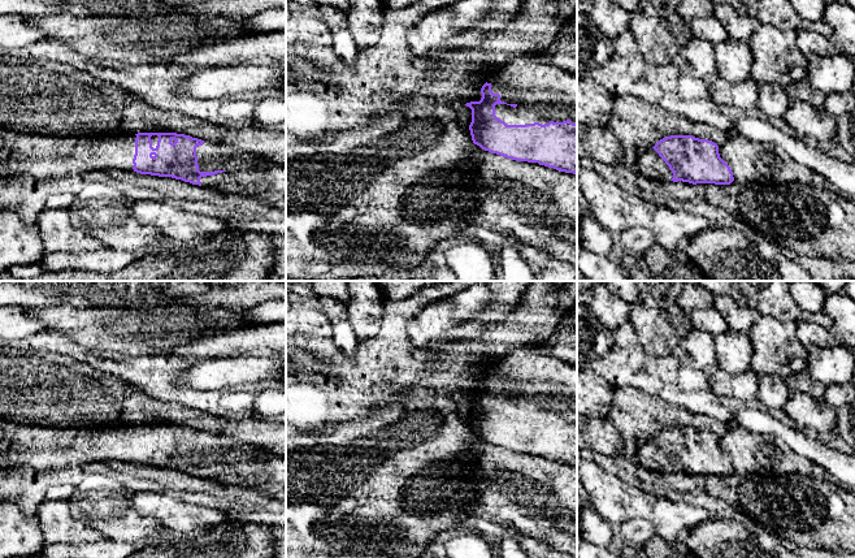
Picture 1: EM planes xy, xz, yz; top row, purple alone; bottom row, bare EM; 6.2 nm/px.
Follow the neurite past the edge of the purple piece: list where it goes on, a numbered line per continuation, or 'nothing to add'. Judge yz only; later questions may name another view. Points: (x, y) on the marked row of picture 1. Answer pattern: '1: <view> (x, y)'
1: yz (650, 164)

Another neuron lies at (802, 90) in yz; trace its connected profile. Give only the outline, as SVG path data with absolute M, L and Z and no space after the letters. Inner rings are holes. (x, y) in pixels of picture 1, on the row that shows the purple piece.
M807 78L790 83L785 87L785 91L791 103L806 101L813 107L823 108L825 94L813 88Z

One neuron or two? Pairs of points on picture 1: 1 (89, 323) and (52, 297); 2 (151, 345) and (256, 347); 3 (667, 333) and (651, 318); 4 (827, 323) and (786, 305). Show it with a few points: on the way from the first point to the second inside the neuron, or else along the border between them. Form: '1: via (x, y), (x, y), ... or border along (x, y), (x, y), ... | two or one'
1: border along (92, 306), (51, 305), (43, 308) | two
2: border along (207, 334), (178, 345), (166, 354) | two
3: via (663, 329), (655, 321) | one
4: via (816, 318), (797, 315) | one

